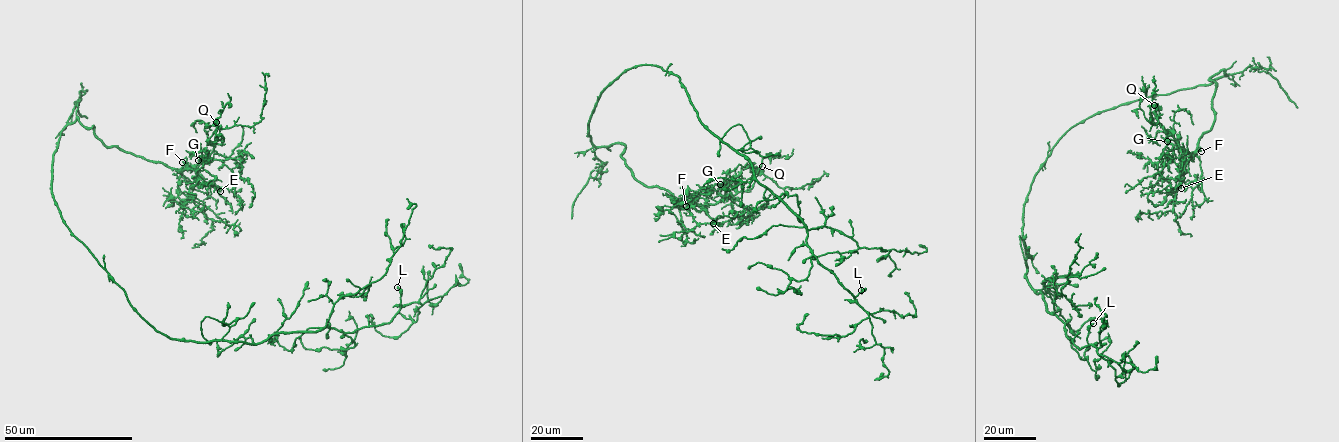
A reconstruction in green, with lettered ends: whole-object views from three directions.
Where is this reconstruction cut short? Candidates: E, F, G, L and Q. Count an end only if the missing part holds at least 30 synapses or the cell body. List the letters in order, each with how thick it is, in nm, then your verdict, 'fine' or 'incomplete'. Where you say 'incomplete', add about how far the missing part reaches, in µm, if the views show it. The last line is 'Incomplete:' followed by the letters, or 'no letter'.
E: 120 nm | fine
F: 200 nm | incomplete | 10 µm
G: 150 nm | fine
L: 220 nm | fine
Q: 190 nm | fine
Incomplete: F

